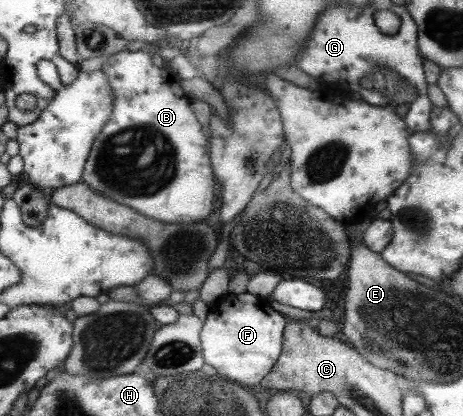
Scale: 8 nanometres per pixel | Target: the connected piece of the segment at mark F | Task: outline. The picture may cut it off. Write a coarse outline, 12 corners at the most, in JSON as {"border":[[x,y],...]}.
{"border":[[227,292],[200,342],[217,375],[252,387],[281,355],[286,316]]}

